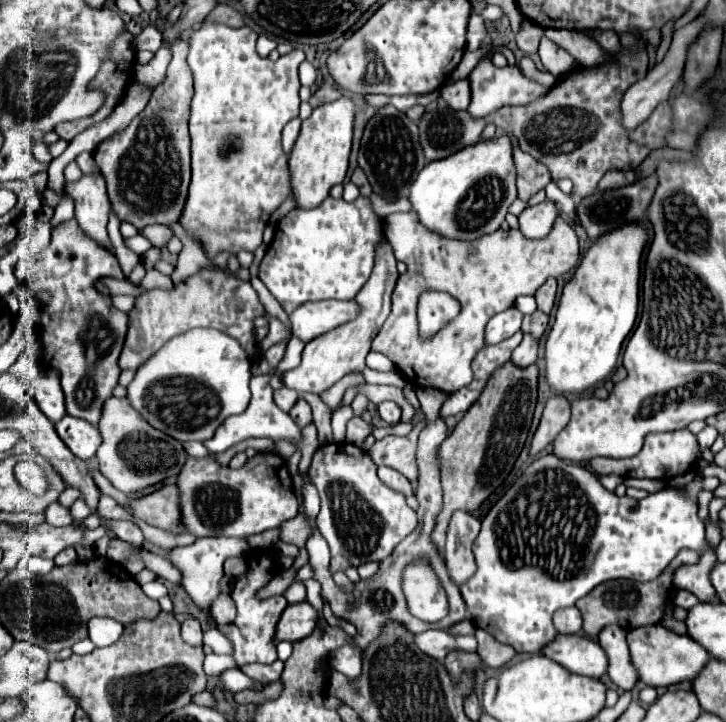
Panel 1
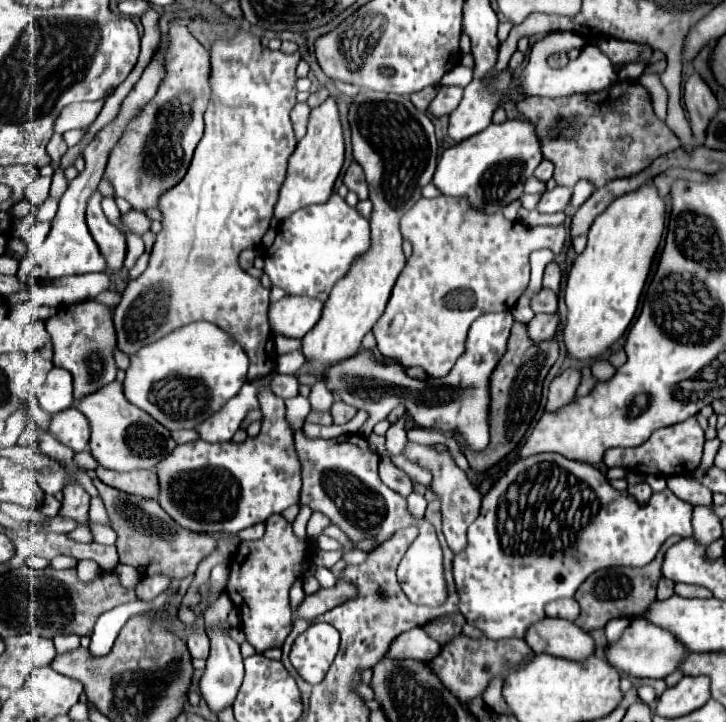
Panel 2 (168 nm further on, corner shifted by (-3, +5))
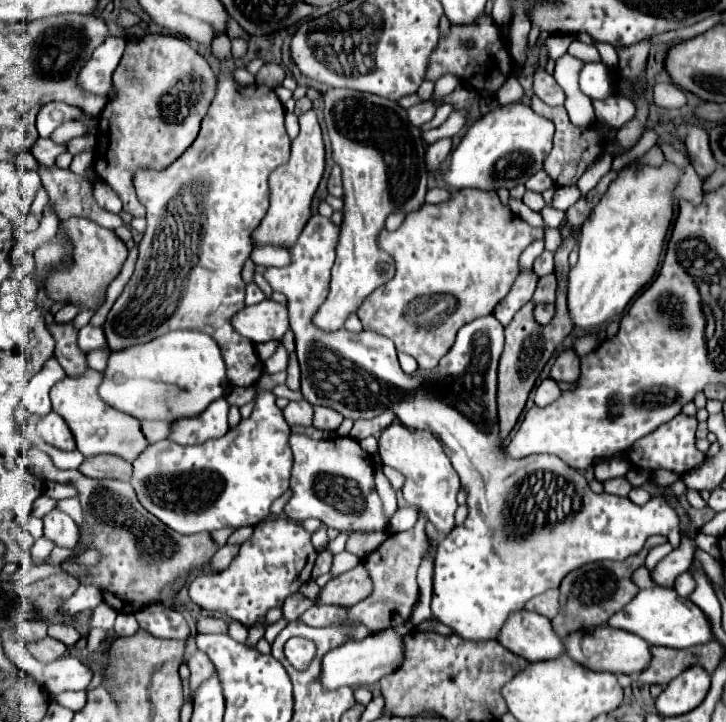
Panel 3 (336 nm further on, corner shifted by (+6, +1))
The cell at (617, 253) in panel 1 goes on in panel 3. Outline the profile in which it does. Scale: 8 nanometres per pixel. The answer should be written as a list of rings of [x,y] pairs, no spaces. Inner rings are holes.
[[[630,163],[624,173],[608,187],[608,193],[600,199],[600,203],[592,209],[588,219],[580,229],[578,241],[578,263],[568,273],[568,315],[576,329],[594,331],[606,321],[616,319],[630,299],[654,277],[654,271],[660,261],[662,245],[666,231],[672,221],[672,189],[680,179],[680,169],[672,163],[664,163],[662,167],[638,167]]]

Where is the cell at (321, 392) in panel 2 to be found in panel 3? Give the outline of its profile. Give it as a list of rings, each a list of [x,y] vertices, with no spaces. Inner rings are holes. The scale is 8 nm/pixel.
[[[302,399],[302,401],[290,401],[288,407],[284,409],[284,417],[288,421],[288,425],[312,425],[312,417],[314,417],[314,407]]]

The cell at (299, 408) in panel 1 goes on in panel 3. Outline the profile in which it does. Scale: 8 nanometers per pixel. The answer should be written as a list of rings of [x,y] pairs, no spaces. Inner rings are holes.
[[[296,355],[290,357],[286,385],[288,385],[292,391],[300,391],[300,367],[298,367],[298,361],[296,361]]]

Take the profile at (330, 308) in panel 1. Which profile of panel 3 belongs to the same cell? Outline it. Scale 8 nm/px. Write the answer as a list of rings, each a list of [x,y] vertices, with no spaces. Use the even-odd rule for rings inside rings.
[[[264,299],[262,303],[244,307],[240,313],[236,313],[232,325],[240,335],[248,337],[254,343],[282,339],[290,329],[288,307],[272,299]]]

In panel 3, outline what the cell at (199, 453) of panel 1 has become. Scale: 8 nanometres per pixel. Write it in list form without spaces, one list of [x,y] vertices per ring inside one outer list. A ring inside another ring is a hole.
[[[142,421],[142,429],[144,429],[144,435],[148,437],[150,443],[170,437],[170,427],[164,421]]]

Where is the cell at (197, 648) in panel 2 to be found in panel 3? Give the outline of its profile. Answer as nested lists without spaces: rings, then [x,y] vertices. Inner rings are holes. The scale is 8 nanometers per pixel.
[[[196,649],[196,651],[190,655],[190,659],[188,659],[186,663],[188,663],[190,673],[192,673],[192,675],[190,675],[190,687],[192,687],[192,697],[194,697],[196,685],[200,685],[200,681],[204,681],[206,677],[212,675],[214,665],[212,665],[212,661],[208,659],[208,655],[202,653],[200,649]]]

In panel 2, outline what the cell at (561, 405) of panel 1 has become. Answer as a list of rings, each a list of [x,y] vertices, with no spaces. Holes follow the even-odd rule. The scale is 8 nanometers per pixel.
[[[565,369],[561,375],[557,375],[549,385],[549,401],[547,411],[555,411],[561,405],[567,405],[575,399],[575,391],[581,383],[581,371],[579,369]]]

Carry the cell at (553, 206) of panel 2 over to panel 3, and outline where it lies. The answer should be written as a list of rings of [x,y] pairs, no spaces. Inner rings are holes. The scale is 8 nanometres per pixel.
[[[572,185],[572,187],[558,187],[554,197],[552,197],[552,207],[560,209],[560,211],[566,211],[578,199],[580,199],[580,191],[576,189],[576,185]]]

